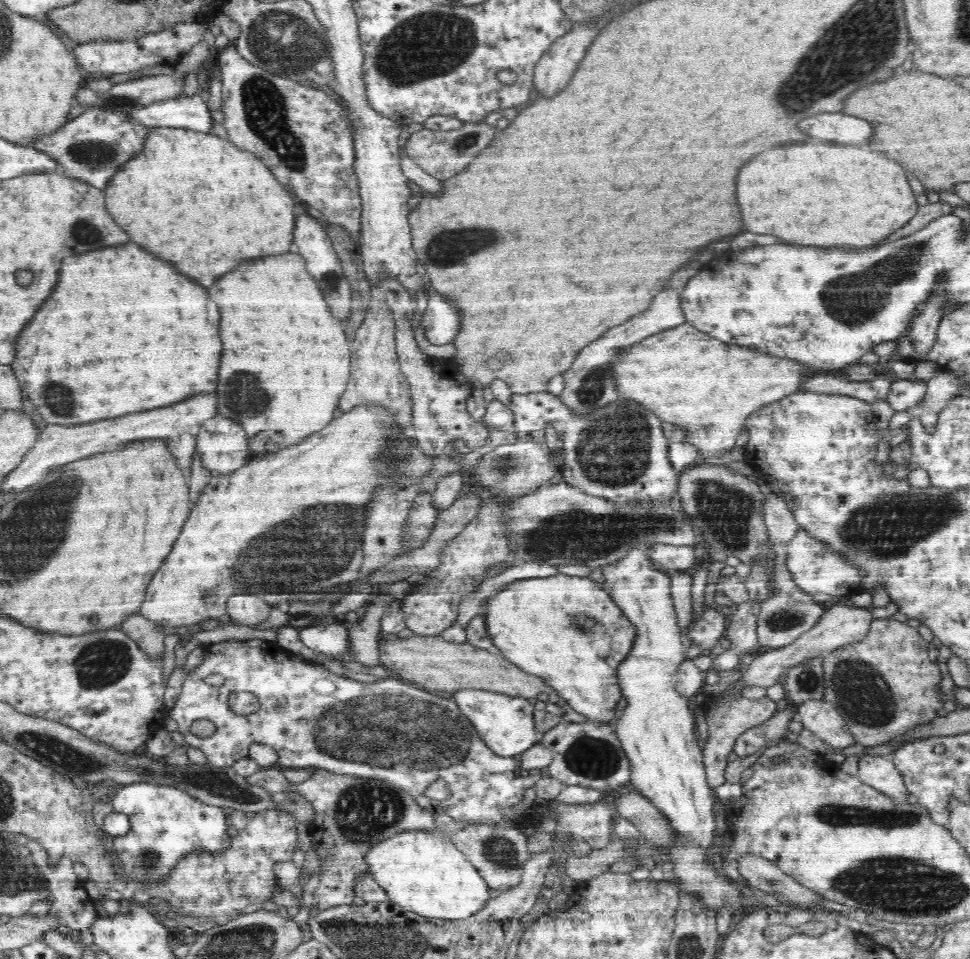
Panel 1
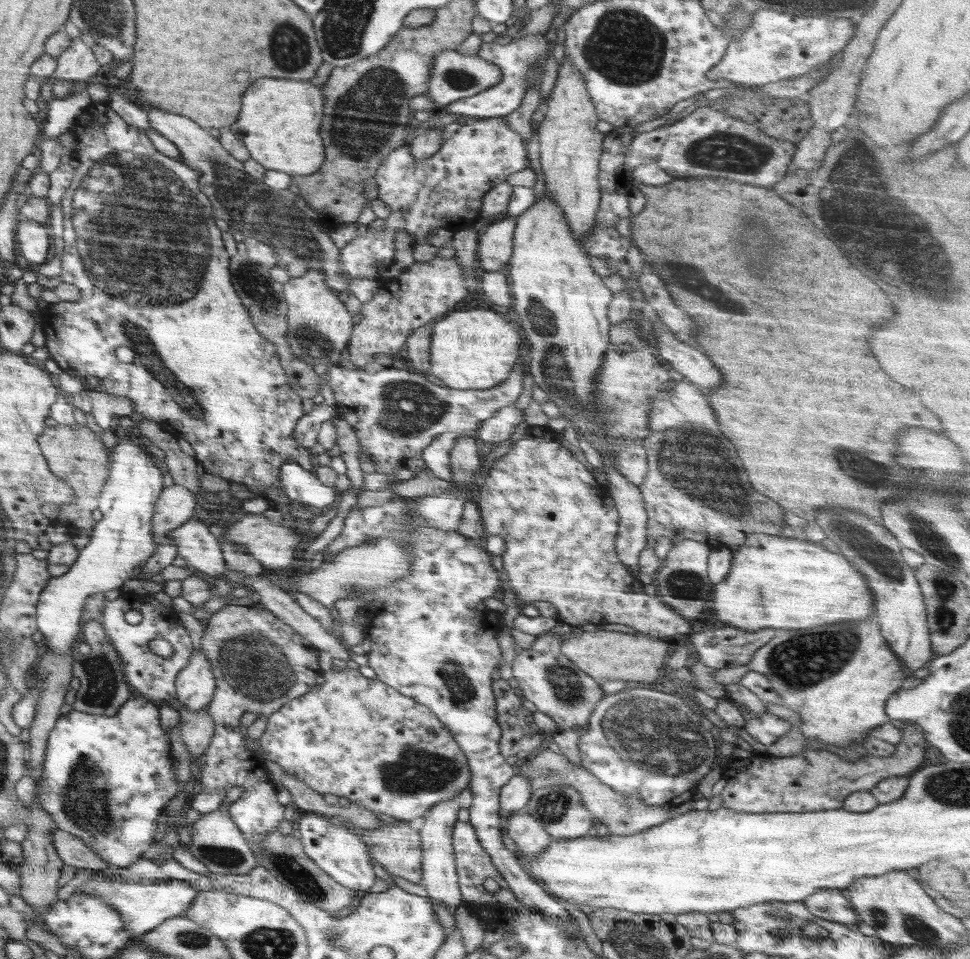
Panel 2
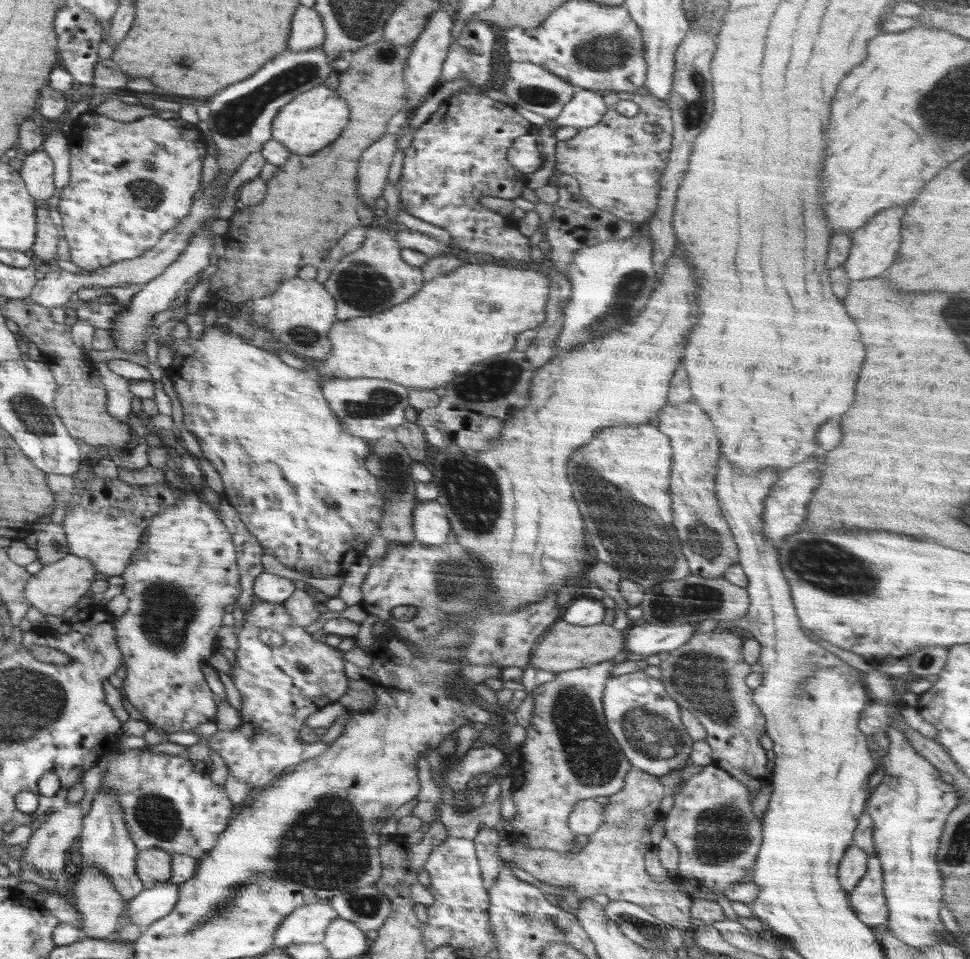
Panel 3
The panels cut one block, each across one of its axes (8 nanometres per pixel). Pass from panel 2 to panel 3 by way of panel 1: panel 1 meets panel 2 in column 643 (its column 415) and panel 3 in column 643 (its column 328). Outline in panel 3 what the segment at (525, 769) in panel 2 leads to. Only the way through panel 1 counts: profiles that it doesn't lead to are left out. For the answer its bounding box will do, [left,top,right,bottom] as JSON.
[498,767,697,940]

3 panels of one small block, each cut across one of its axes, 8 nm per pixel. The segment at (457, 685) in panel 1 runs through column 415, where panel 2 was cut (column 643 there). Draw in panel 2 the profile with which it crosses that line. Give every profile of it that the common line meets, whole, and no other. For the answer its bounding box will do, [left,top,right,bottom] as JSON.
[560,629,669,684]

